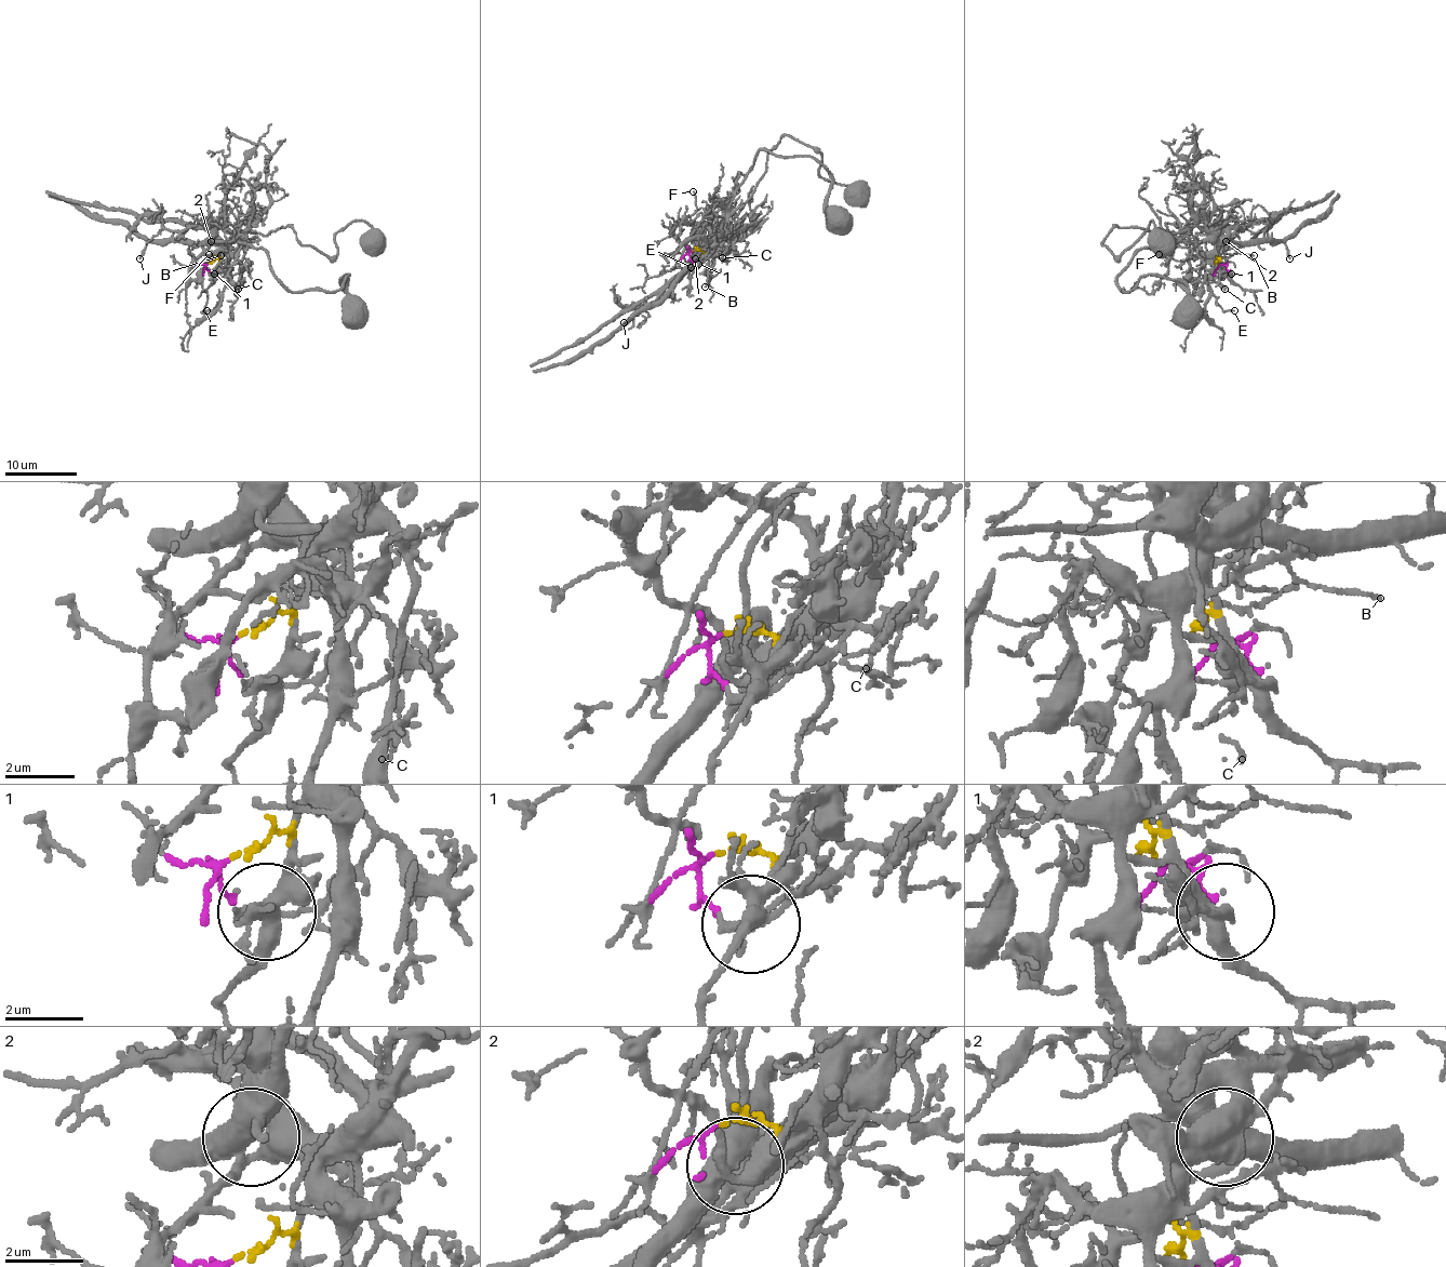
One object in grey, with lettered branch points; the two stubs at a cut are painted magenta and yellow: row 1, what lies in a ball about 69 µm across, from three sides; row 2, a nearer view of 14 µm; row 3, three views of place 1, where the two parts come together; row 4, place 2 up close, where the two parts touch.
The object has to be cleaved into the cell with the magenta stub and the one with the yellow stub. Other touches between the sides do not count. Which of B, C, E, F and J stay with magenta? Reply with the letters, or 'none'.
C

